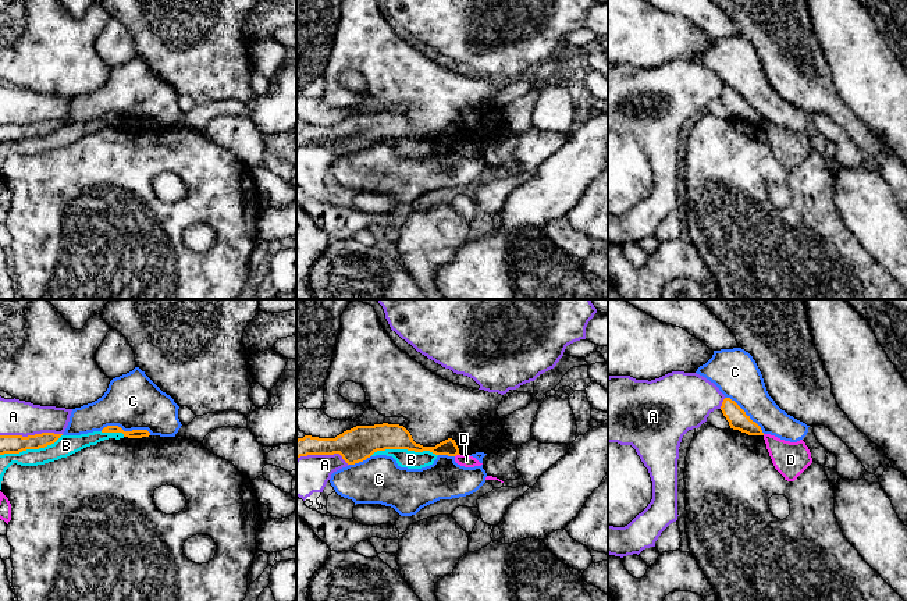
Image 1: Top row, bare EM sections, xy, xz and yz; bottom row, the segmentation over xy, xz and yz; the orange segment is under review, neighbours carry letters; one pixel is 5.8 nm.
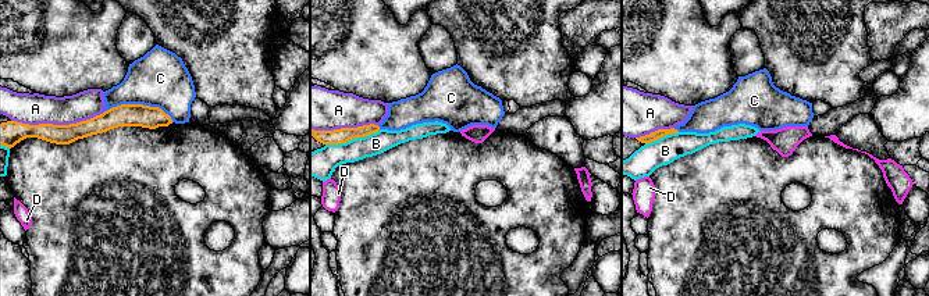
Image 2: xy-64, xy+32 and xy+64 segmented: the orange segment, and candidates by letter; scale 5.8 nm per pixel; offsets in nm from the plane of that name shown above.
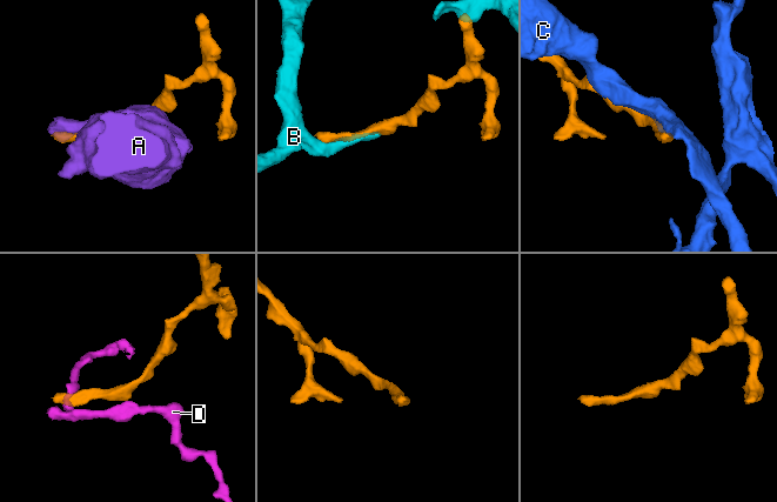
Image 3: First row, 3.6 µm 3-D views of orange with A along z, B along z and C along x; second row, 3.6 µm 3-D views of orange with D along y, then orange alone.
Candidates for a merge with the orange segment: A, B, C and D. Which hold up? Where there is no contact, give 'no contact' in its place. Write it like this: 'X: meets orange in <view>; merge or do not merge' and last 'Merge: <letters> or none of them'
A: meets orange in xy; do not merge
B: meets orange in xz; do not merge
C: meets orange in xy; do not merge
D: meets orange in xz; do not merge
Merge: none of them

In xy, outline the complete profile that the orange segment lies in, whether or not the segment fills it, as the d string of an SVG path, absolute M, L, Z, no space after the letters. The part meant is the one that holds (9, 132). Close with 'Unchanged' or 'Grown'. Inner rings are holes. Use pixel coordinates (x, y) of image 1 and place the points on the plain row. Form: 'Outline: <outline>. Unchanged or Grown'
Outline: M42 121L35 124L0 124L0 143L19 142L26 138L39 138L54 132L63 122Z. Unchanged

